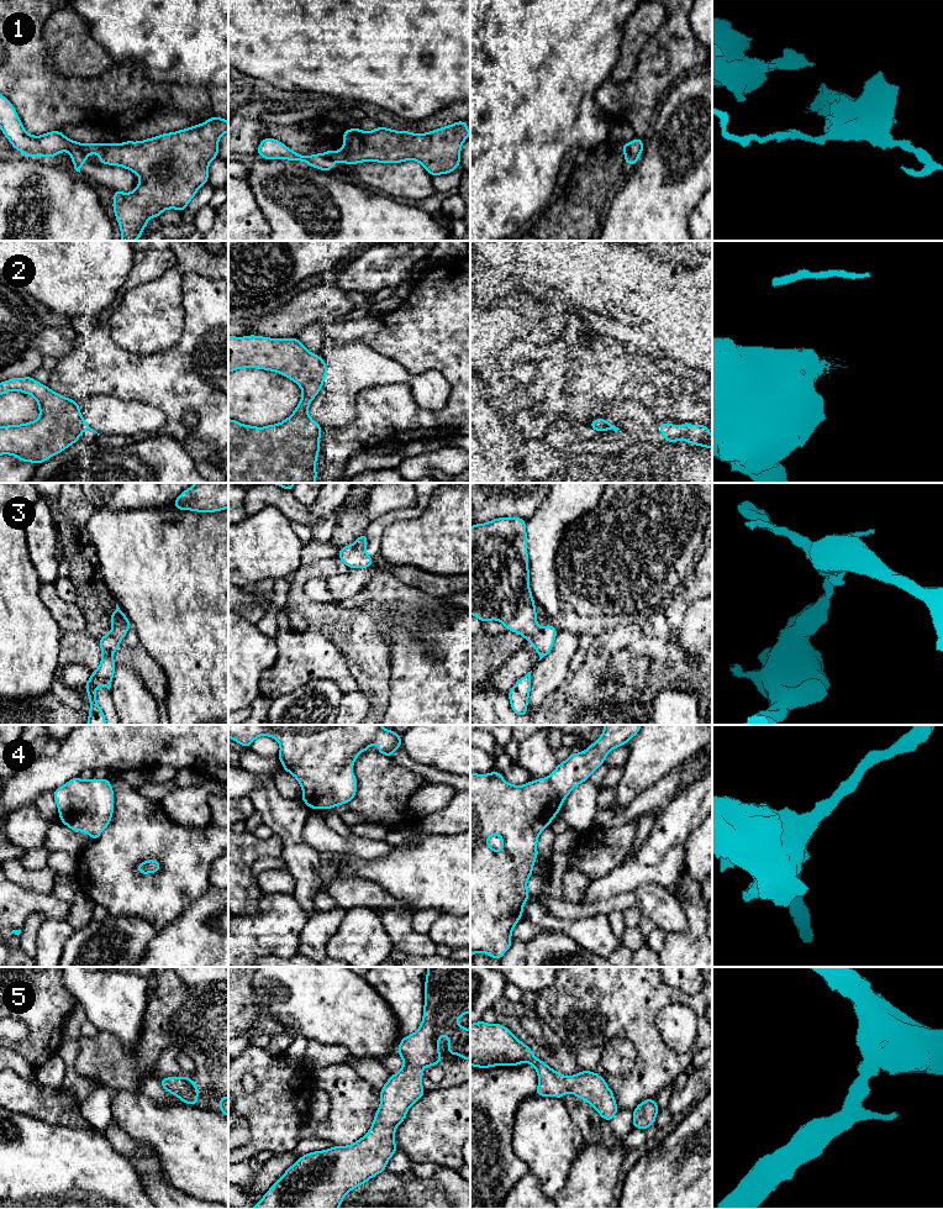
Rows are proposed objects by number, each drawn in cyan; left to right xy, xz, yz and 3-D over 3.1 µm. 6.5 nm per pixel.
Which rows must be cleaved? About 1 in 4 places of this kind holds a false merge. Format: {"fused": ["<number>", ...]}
{"fused": ["1", "2", "3"]}

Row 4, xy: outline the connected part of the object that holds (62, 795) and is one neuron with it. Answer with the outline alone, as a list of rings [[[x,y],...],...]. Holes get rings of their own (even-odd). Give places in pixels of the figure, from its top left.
[[[72,778],[53,792],[59,819],[73,831],[88,832],[91,841],[109,826],[114,805],[114,790],[109,779]]]

